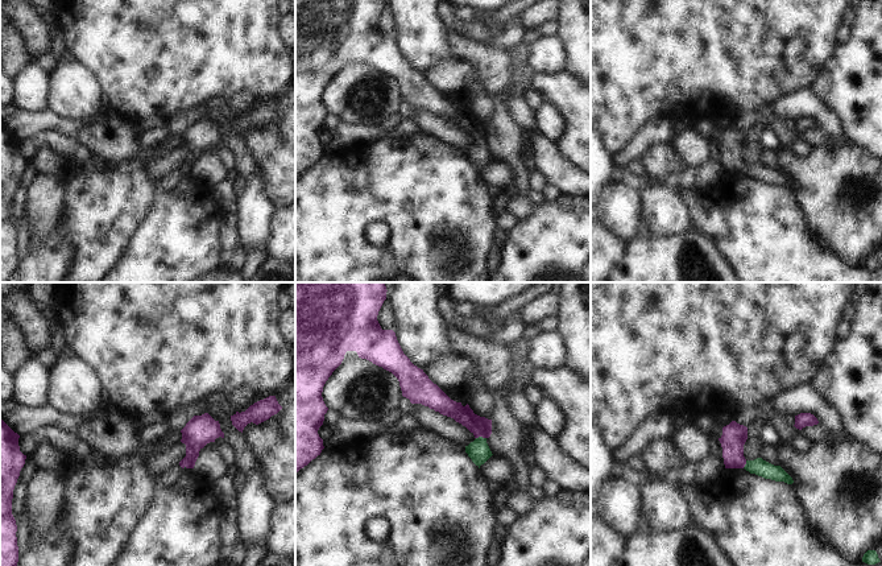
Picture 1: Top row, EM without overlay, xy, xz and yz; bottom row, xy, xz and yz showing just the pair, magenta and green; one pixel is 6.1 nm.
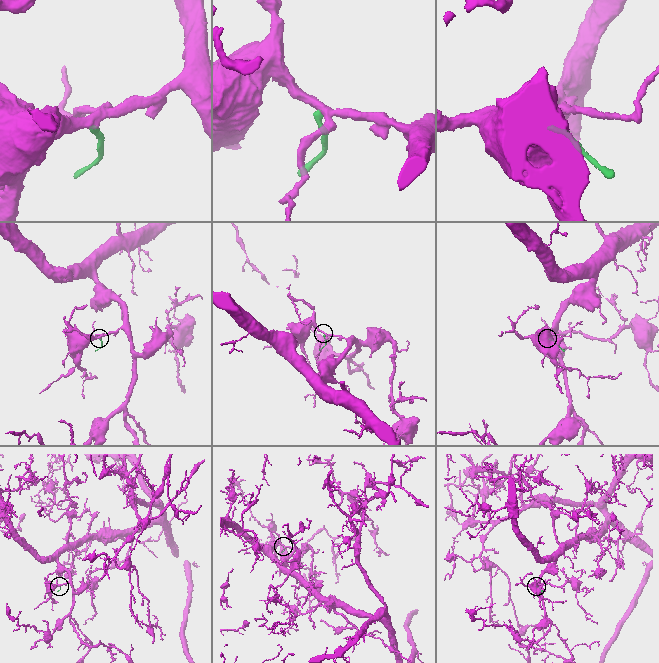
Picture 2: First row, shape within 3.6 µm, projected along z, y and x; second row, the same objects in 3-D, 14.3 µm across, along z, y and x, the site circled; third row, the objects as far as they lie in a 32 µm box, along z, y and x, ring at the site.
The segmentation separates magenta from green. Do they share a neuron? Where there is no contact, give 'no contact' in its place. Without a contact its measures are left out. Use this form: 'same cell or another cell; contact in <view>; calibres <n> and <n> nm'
same cell; contact in xz; calibres 120 and 140 nm

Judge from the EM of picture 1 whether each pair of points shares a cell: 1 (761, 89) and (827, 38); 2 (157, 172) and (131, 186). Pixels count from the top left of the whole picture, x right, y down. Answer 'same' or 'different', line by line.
1: same
2: different

